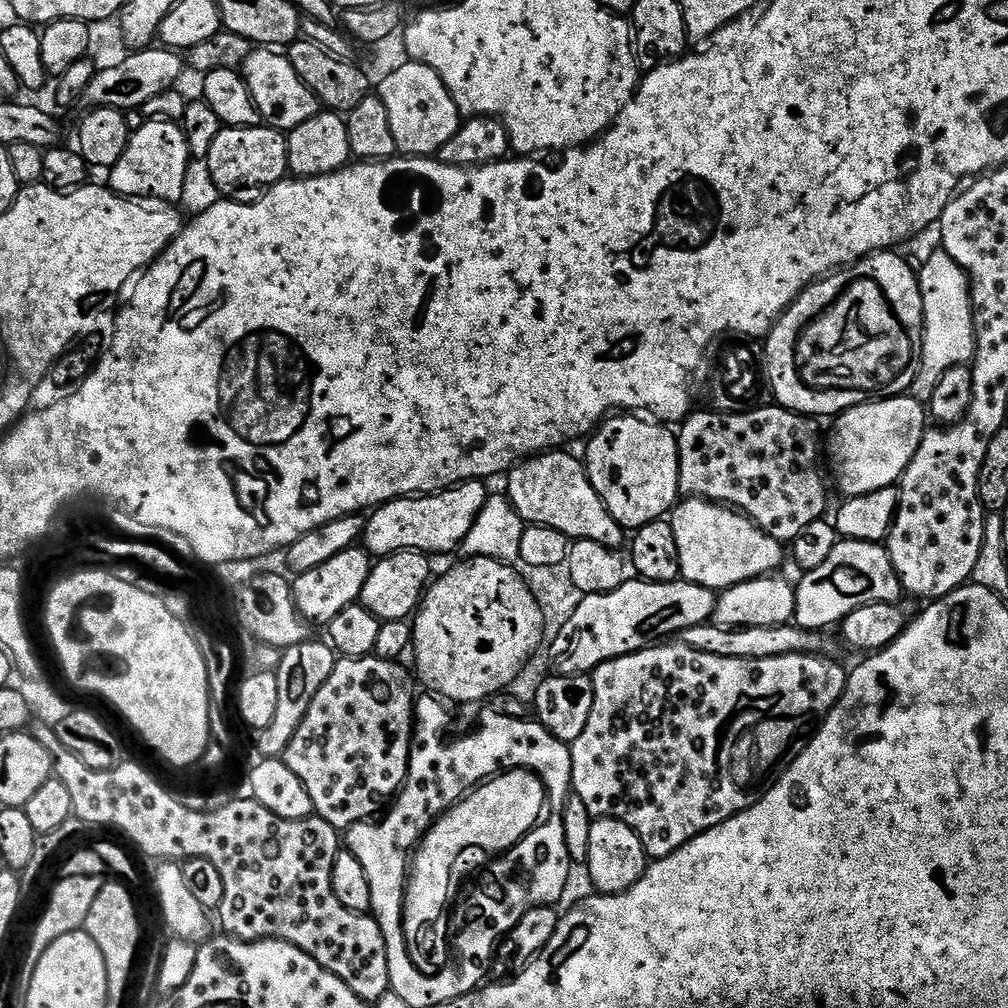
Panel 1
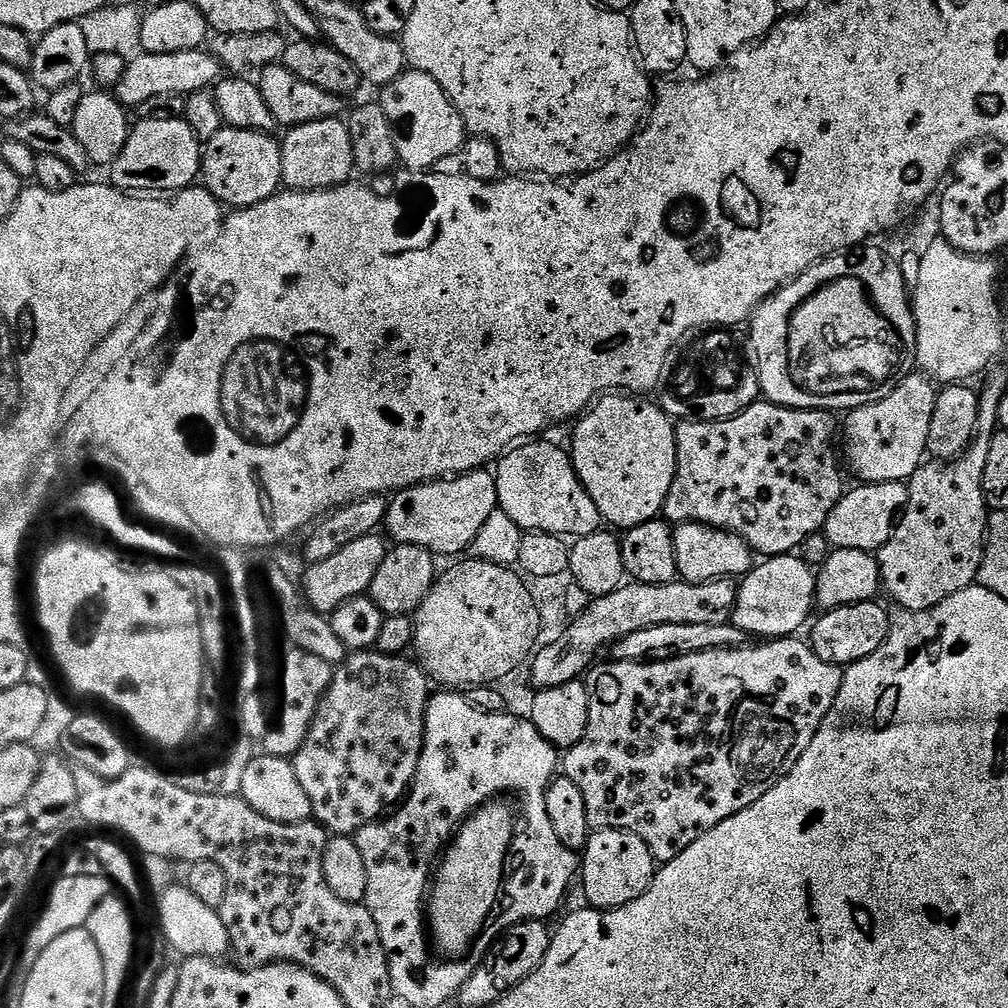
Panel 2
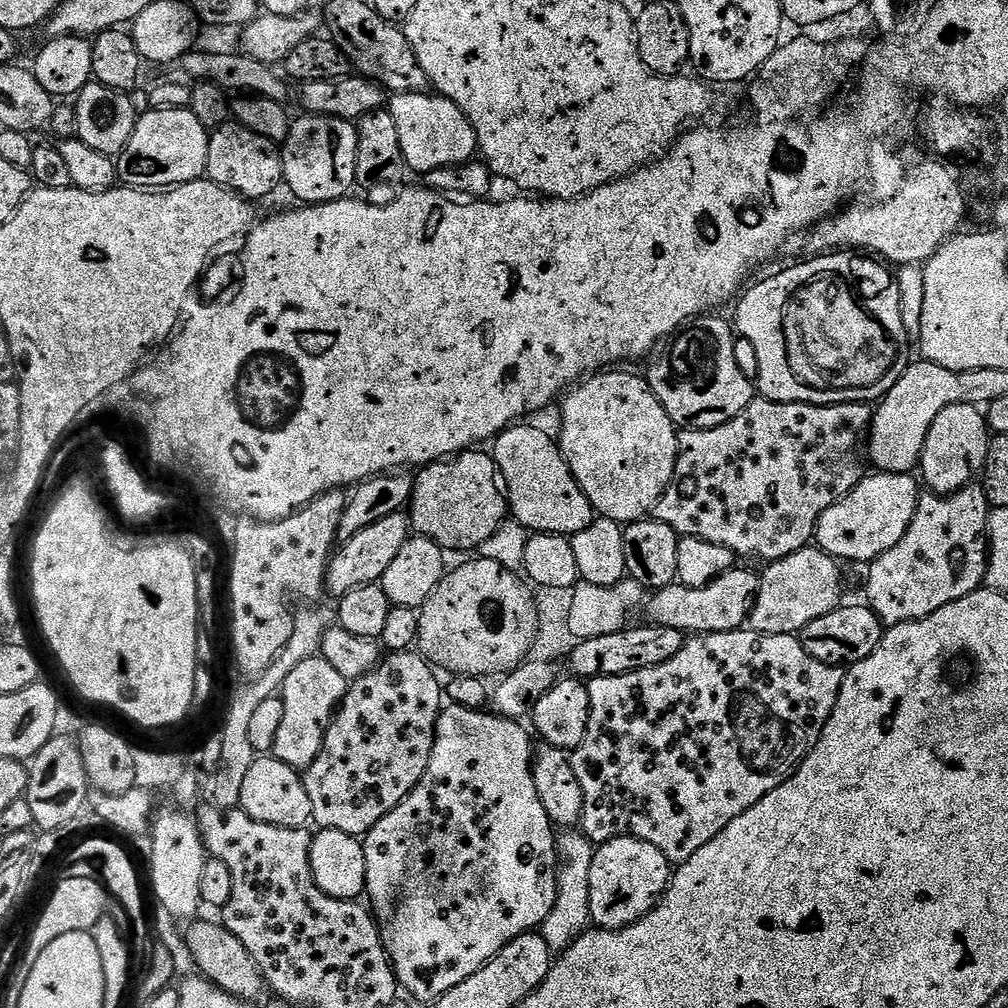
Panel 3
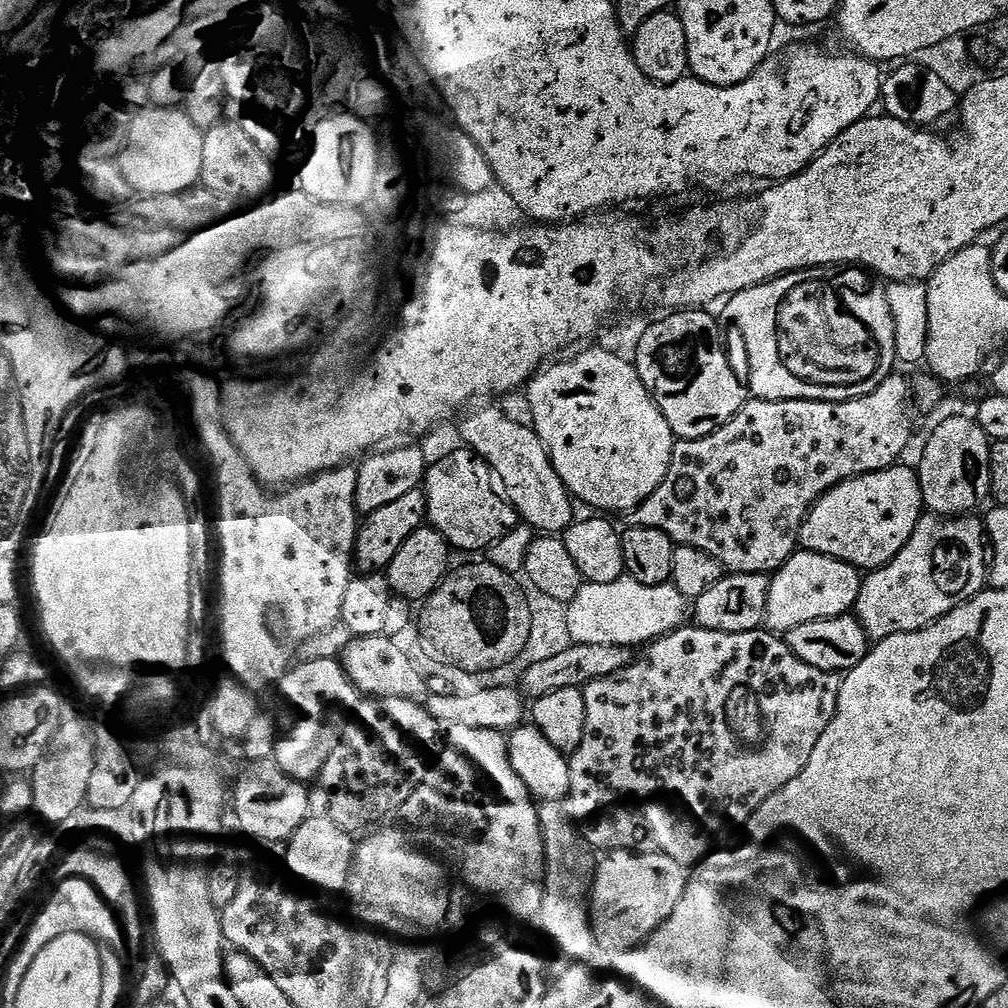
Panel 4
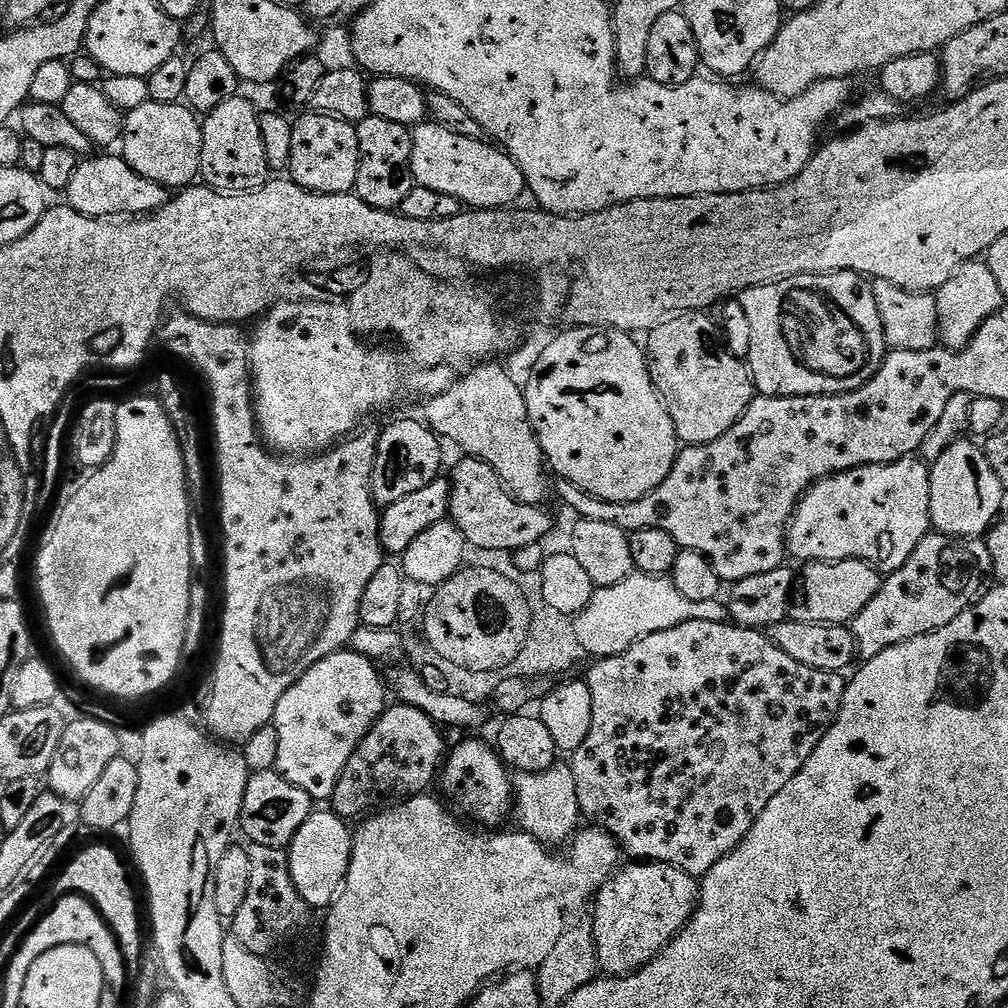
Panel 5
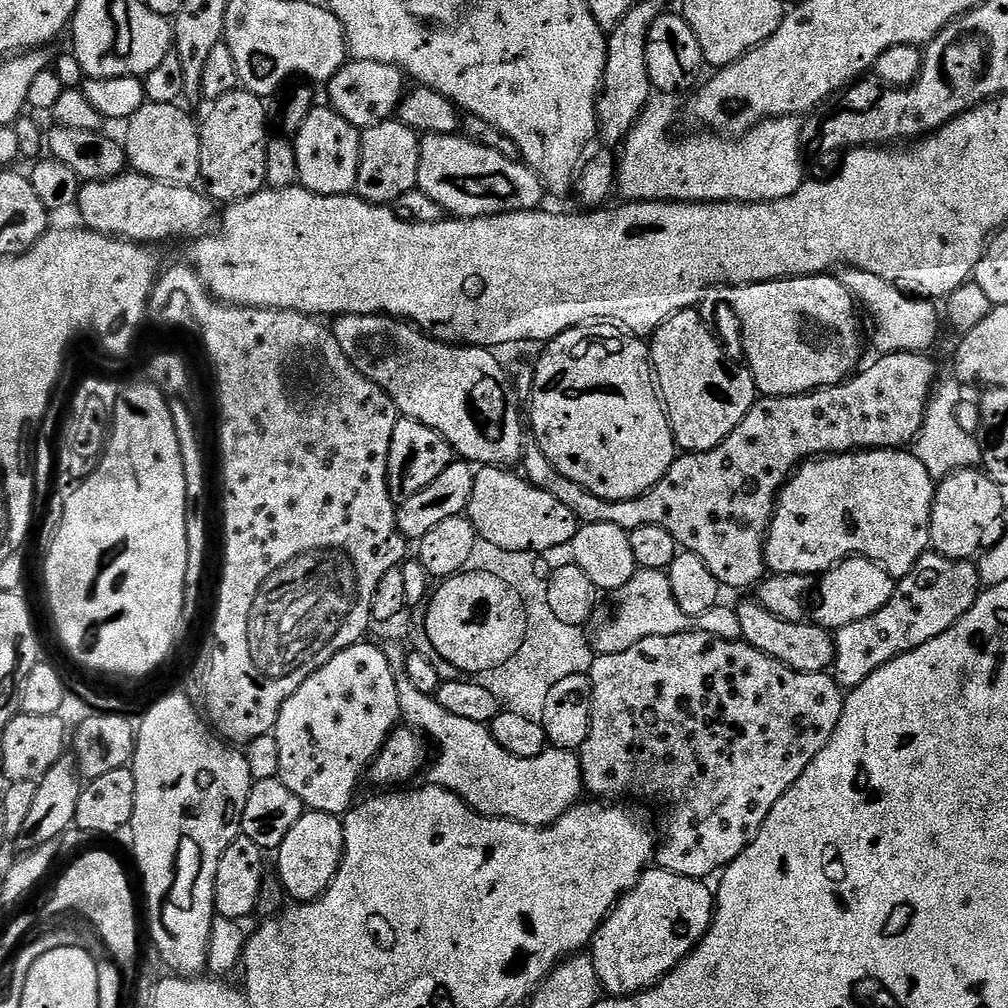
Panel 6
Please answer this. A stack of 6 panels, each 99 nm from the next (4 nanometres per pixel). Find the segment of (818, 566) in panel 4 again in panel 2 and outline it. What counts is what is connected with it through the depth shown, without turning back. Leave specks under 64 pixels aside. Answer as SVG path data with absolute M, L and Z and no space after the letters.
M789 554L787 556L770 556L767 557L763 562L764 564L757 563L755 567L753 567L752 571L747 573L743 577L742 583L739 585L738 591L736 593L736 611L732 613L731 623L737 624L739 628L743 632L748 633L749 637L752 638L792 638L797 635L796 632L800 627L803 626L804 623L807 625L809 623L808 615L811 614L812 608L814 609L814 605L817 603L816 601L816 581L817 581L817 573L812 570L811 566L807 564L804 560L799 560L799 555Z

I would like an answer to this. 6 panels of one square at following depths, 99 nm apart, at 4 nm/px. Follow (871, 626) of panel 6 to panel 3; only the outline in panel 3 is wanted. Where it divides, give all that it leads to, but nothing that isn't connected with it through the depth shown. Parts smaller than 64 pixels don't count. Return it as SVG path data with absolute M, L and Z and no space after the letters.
M969 486L950 496L921 495L914 518L906 534L902 534L902 542L867 565L866 603L875 610L884 625L902 626L911 620L927 620L930 614L942 610L942 606L950 606L950 602L966 598L983 585L984 572L988 569L989 511L988 499L980 486Z

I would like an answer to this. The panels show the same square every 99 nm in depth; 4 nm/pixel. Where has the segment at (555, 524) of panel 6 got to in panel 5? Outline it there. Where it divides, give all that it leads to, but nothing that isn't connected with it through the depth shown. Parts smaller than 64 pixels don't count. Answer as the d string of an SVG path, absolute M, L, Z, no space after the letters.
M471 458L461 459L461 464L450 475L452 497L448 511L452 523L462 530L465 541L484 552L514 554L522 546L539 544L552 528L552 520L543 507L519 504L504 488L498 474L486 462Z

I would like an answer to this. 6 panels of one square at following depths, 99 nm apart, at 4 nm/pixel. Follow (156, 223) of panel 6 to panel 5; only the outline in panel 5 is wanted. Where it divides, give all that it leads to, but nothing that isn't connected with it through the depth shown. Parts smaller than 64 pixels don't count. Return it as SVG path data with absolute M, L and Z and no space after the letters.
M96 155L81 159L78 170L74 170L74 178L66 189L67 207L78 210L78 214L83 216L89 216L95 220L106 220L112 217L139 218L156 212L168 203L169 189L138 174L124 161L123 155Z

